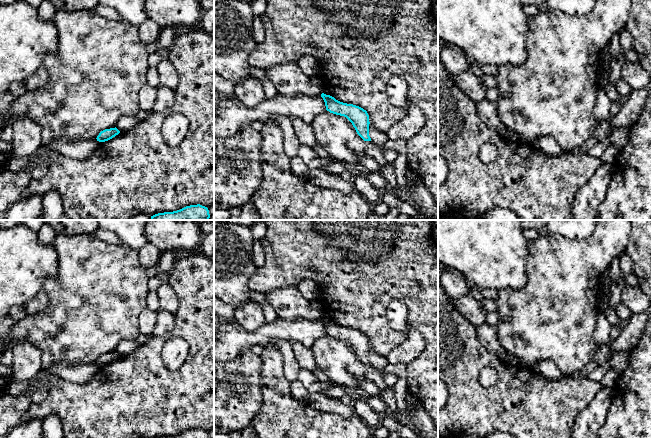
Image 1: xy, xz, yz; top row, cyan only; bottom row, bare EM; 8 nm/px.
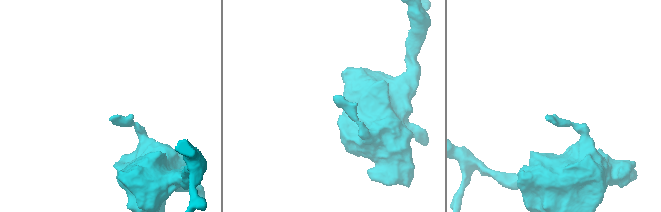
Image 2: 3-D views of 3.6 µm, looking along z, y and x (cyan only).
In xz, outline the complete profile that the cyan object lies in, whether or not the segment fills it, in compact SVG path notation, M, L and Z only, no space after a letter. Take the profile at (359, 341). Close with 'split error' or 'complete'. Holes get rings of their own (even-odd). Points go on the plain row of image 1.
M324 317L321 318L321 321L325 326L327 335L346 341L364 365L371 365L369 360L369 339L366 334L353 328L340 326Z; complete

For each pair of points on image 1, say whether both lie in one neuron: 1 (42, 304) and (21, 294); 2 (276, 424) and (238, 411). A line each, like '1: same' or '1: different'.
1: different
2: different

